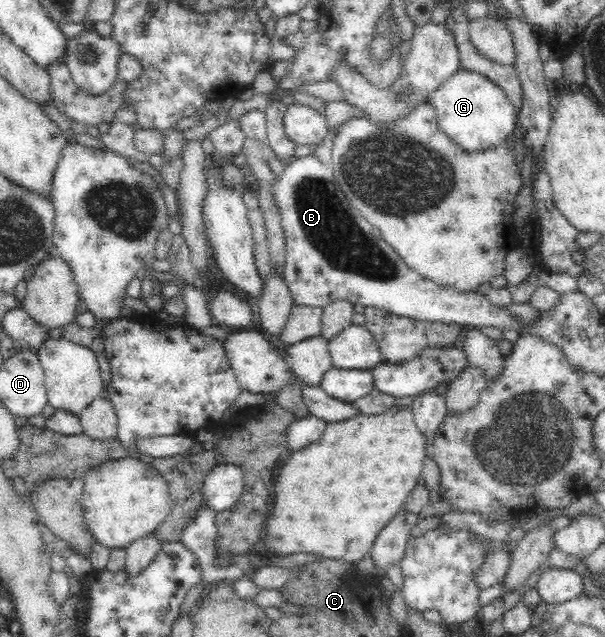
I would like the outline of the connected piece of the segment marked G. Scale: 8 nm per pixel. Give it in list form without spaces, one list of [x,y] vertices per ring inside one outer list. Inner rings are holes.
[[[460,68],[430,96],[442,131],[468,153],[503,145],[513,135],[517,122],[515,107],[510,104],[503,89],[474,71]]]

